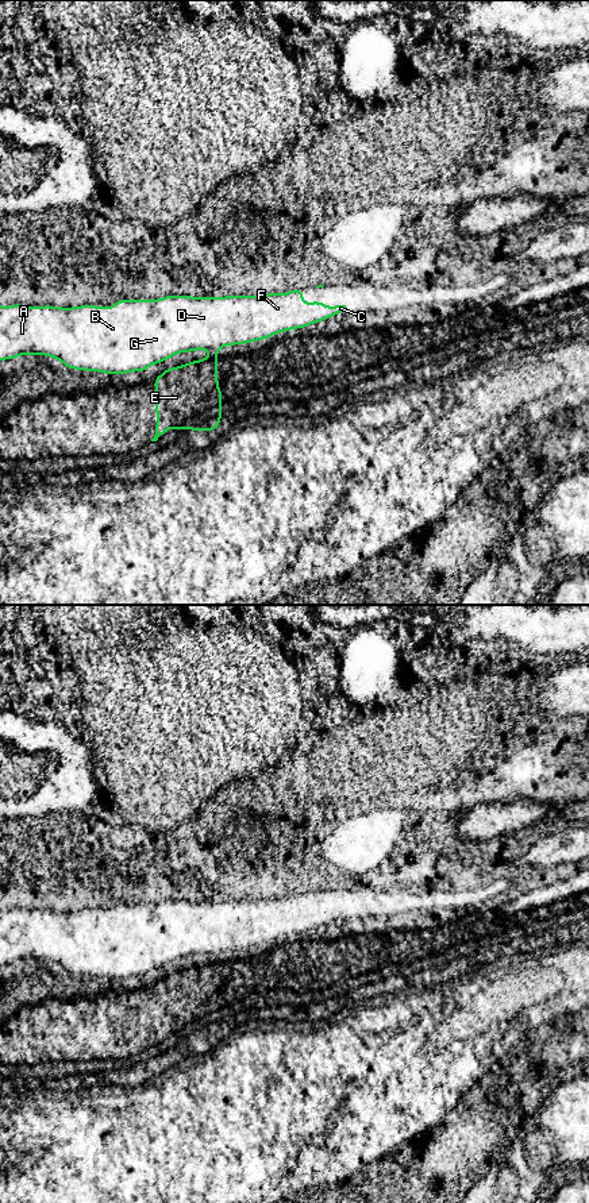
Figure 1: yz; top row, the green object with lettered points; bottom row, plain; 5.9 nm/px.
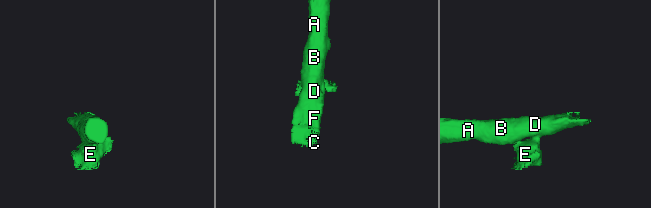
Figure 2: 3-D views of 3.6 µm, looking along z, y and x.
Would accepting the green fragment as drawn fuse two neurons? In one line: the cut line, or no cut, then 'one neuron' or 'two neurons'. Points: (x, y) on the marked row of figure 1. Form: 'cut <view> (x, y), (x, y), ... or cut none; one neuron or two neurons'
cut yz (215, 350), (211, 353); two neurons

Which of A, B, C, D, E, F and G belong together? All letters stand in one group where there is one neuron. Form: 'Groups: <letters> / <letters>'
Groups: A B C D F G / E

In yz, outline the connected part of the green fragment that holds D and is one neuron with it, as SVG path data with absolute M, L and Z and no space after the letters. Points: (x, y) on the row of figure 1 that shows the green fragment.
M304 289L266 296L227 296L227 297L188 297L166 296L159 300L118 300L115 306L101 308L93 305L58 308L58 306L0 306L0 360L15 359L23 354L50 355L59 359L68 369L101 371L105 374L126 374L145 371L149 366L159 363L177 352L189 352L205 348L211 352L228 344L242 346L259 339L269 339L282 331L304 328L344 312L346 305L327 308L324 302L307 304L301 300Z

